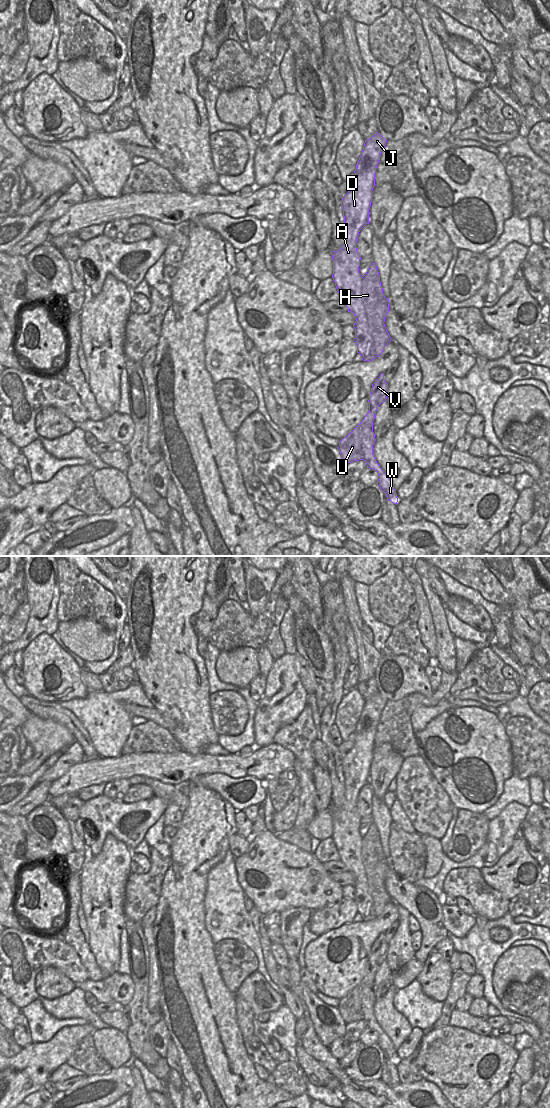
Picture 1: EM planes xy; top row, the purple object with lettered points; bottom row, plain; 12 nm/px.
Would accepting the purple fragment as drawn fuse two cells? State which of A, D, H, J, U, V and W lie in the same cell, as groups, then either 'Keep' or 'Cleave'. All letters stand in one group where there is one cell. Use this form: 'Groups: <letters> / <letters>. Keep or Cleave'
Groups: A D J W / H U V. Cleave

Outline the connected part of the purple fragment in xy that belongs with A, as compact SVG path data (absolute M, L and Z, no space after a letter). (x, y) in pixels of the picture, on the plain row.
M376 692L365 700L363 710L356 724L355 742L341 760L344 776L344 804L338 811L331 811L333 820L332 838L340 856L340 861L356 878L353 885L357 913L363 921L376 918L373 899L369 894L368 880L361 858L363 847L359 833L361 817L357 812L356 802L360 790L369 784L369 769L372 751L375 746L375 733L380 715L387 700Z

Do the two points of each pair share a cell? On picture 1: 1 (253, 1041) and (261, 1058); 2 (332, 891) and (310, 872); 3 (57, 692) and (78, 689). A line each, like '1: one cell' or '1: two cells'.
1: one cell
2: one cell
3: one cell

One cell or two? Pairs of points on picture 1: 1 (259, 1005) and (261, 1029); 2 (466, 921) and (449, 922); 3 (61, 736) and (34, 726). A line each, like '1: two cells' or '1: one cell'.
1: two cells
2: one cell
3: one cell

